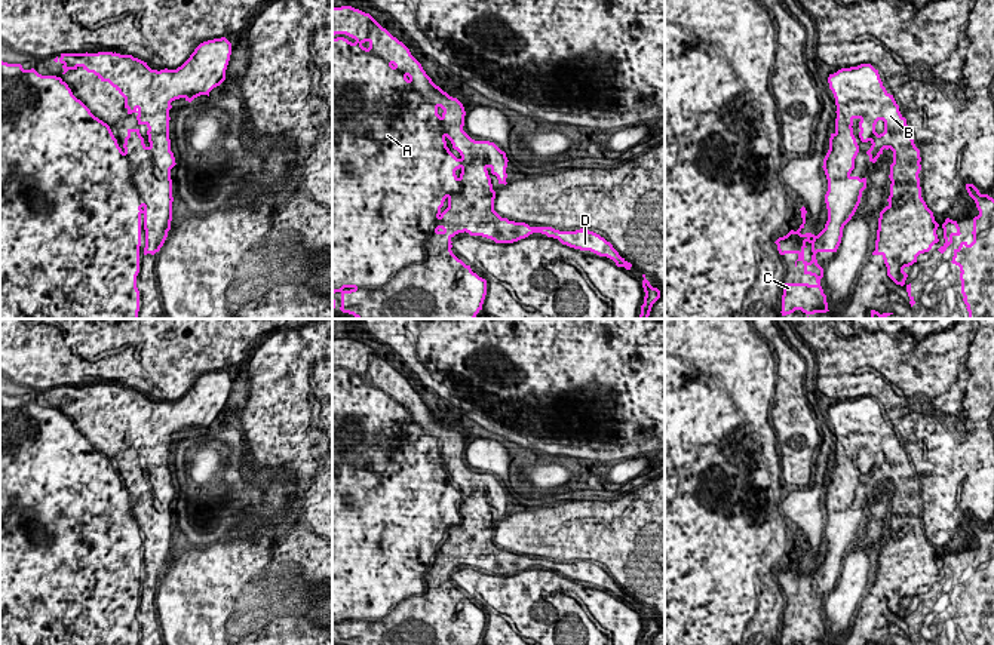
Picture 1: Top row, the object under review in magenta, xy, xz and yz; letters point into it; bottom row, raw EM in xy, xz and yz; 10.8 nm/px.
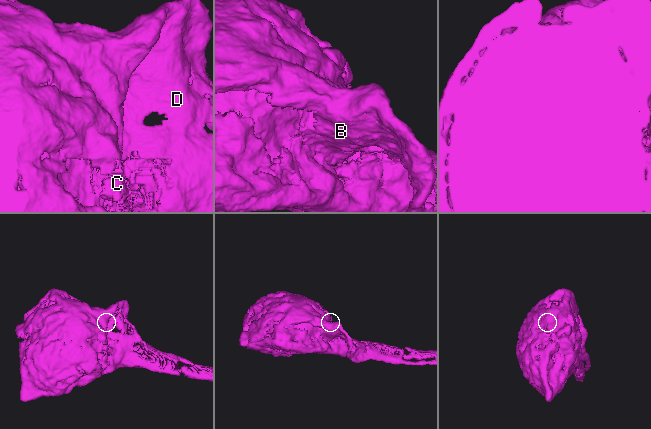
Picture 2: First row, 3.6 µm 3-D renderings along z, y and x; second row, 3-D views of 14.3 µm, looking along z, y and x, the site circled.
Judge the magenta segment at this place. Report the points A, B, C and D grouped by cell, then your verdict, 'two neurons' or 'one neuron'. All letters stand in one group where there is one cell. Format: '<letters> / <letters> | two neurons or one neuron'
A C D / B | two neurons

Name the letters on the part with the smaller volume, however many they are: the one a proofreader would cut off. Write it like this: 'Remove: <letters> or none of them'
Remove: B

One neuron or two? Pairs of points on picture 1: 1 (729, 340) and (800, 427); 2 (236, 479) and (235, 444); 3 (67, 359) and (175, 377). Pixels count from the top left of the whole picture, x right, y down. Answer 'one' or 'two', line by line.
1: two
2: one
3: one

